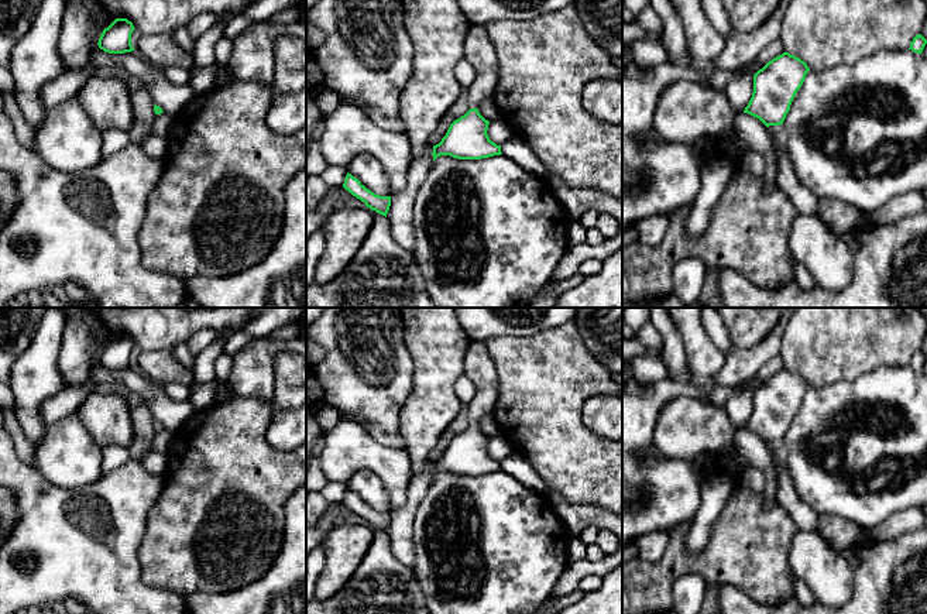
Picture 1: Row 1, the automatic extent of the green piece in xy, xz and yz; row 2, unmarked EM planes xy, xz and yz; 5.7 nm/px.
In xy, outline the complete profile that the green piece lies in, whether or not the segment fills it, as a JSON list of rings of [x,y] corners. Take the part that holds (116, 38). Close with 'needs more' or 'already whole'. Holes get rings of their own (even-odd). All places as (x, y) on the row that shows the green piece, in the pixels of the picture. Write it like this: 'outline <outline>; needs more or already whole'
outline [[[116,18],[103,30],[99,38],[99,48],[109,54],[124,54],[134,51],[131,45],[131,34],[134,25],[127,18]]]; already whole

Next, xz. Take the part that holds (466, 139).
outline [[[471,25],[468,30],[463,58],[475,73],[467,89],[471,109],[454,120],[442,141],[433,145],[433,161],[440,155],[481,159],[502,154],[501,145],[492,143],[487,134],[490,121],[478,112],[480,103],[494,96],[499,75],[495,48],[483,27]]]; needs more

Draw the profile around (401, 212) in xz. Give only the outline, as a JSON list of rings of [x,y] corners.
[[[428,141],[420,157],[412,161],[408,169],[405,189],[391,196],[391,206],[387,213],[394,240],[412,254],[415,254],[413,205],[432,167],[432,152],[433,144]]]

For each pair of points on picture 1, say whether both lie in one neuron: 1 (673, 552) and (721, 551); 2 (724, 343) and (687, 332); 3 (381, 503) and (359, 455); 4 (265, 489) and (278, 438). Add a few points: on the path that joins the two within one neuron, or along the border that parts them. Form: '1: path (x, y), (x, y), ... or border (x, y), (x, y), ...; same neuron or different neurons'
1: path (685, 559), (710, 559); same neuron
2: border (701, 322), (709, 338), (725, 353); different neurons
3: border (346, 482), (359, 470), (373, 470), (388, 494); different neurons
4: border (271, 415), (267, 441), (277, 449), (291, 450); different neurons

